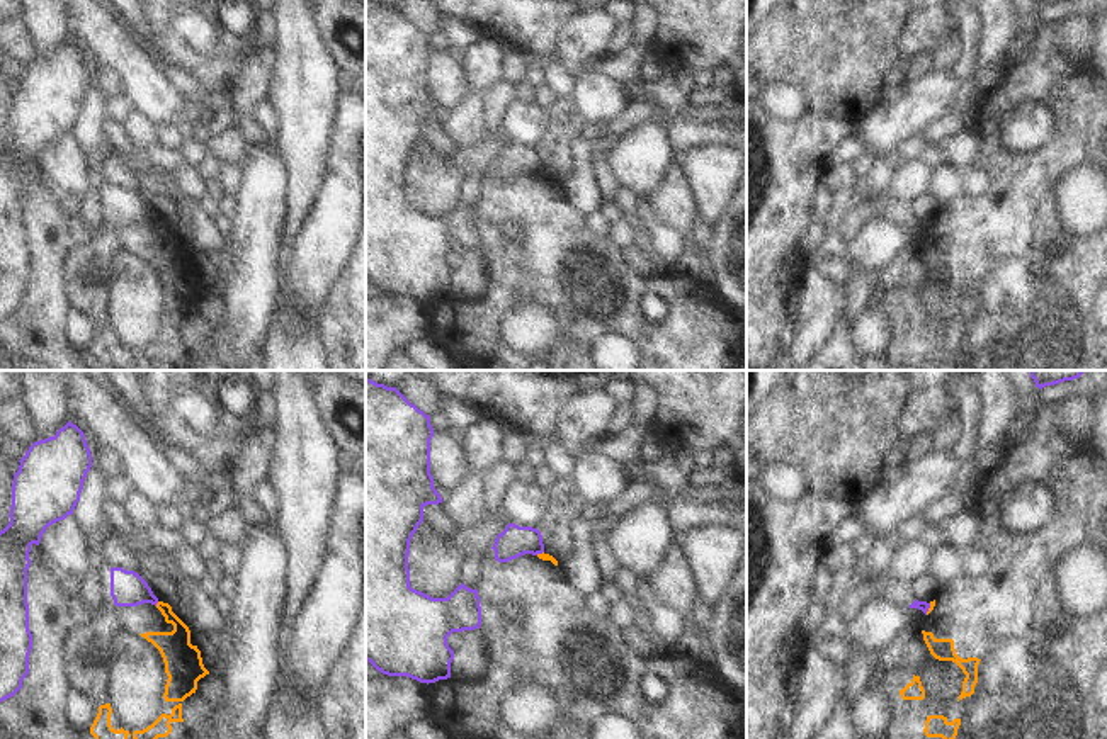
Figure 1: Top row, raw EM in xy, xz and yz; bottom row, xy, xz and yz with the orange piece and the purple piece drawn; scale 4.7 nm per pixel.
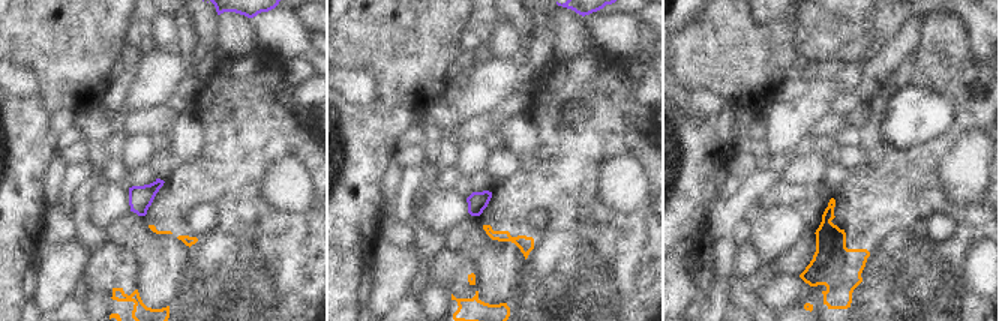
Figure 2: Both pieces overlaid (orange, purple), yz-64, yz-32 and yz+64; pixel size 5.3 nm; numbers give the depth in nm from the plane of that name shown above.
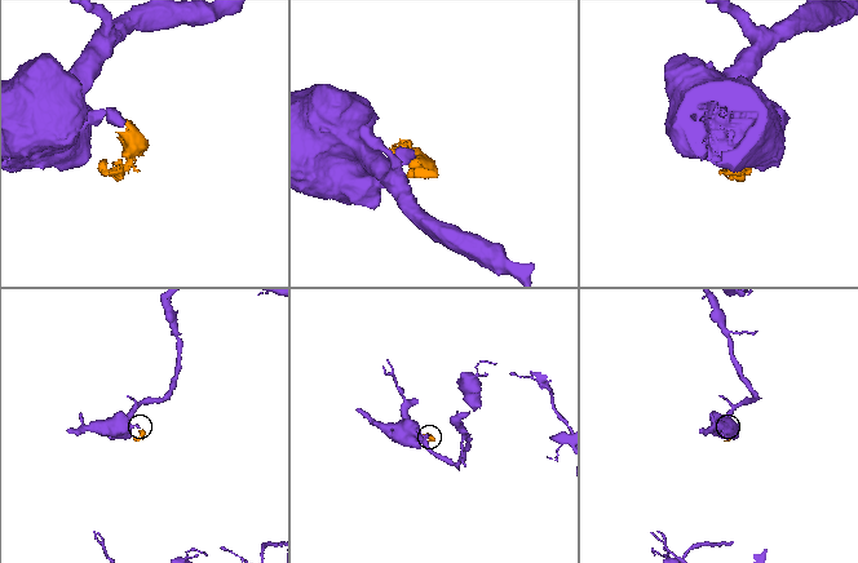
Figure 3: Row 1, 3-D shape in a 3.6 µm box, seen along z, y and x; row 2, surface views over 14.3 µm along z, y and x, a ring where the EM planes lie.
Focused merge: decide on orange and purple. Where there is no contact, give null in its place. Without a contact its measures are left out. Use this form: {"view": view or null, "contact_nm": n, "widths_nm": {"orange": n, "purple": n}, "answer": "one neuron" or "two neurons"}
{"view": "xy", "contact_nm": 30, "widths_nm": {"orange": 150, "purple": 170}, "answer": "two neurons"}

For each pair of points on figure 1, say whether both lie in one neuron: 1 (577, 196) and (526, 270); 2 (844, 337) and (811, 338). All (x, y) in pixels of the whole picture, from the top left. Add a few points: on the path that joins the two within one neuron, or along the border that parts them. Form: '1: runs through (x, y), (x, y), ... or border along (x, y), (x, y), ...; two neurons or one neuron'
1: border along (555, 179), (562, 194), (584, 216); two neurons
2: border along (839, 328), (817, 352); two neurons

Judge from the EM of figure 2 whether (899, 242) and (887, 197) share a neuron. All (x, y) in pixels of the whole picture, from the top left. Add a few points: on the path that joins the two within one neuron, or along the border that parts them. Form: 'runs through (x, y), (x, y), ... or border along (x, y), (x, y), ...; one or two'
runs through (888, 231), (887, 207); one

